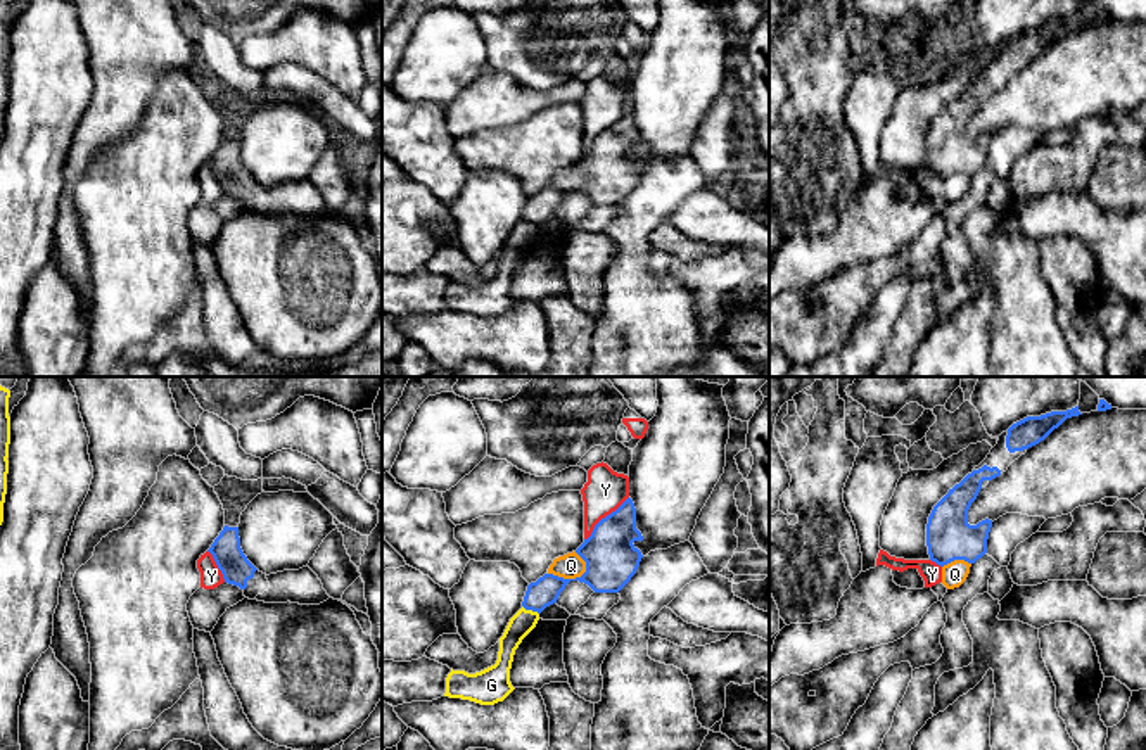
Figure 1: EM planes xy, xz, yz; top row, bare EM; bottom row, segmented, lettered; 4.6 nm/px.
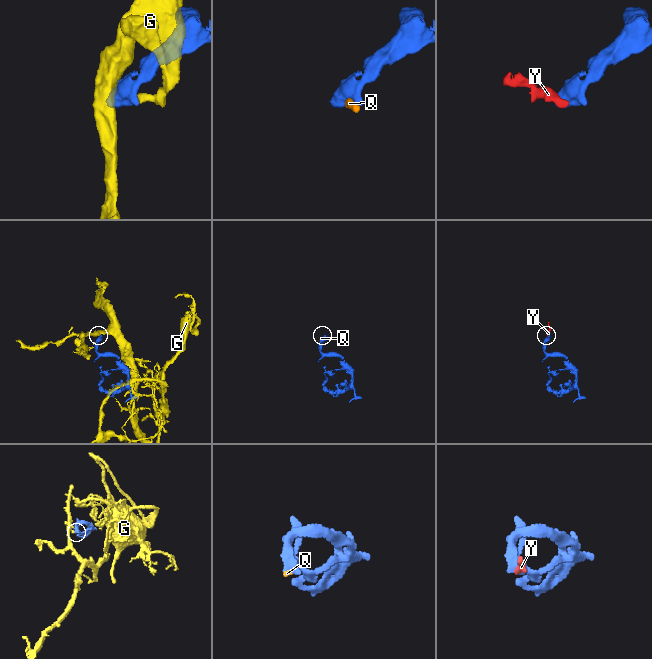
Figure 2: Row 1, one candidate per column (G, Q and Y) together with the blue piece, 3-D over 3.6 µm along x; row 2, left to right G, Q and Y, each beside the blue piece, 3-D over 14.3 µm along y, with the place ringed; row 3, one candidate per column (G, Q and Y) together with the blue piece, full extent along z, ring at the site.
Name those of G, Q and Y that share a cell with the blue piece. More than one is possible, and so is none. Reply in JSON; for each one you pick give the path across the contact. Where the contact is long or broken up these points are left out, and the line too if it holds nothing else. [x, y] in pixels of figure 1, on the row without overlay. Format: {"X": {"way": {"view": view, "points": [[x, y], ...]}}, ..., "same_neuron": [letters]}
{"same_neuron": []}

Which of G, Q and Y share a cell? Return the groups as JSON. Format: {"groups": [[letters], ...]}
{"groups": [["G"], ["Q", "Y"]]}

